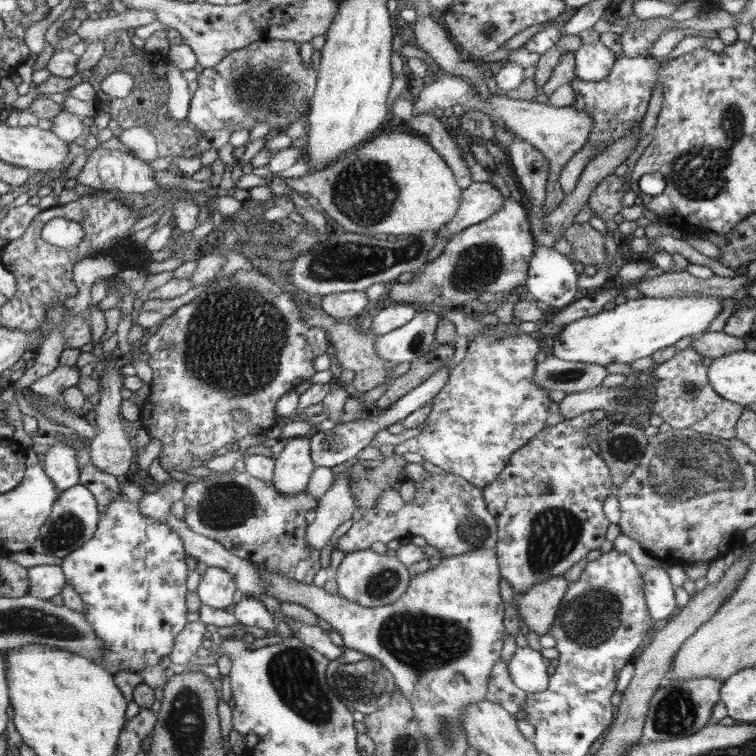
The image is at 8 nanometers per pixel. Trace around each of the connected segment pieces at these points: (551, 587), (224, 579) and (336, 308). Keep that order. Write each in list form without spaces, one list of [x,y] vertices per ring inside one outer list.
[[[554,576],[520,595],[517,606],[525,629],[540,636],[551,632],[553,625],[559,621],[562,598],[565,598],[569,583],[565,576]]]
[[[208,567],[195,591],[204,605],[225,610],[233,604],[234,594],[238,590],[229,572],[218,567]]]
[[[365,291],[329,294],[316,299],[316,302],[326,314],[338,321],[362,316],[371,307]]]

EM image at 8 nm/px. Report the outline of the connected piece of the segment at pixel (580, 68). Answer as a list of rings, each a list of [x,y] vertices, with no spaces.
[[[600,39],[594,44],[582,43],[573,53],[575,54],[575,76],[590,82],[604,80],[618,58],[615,52],[601,43]]]

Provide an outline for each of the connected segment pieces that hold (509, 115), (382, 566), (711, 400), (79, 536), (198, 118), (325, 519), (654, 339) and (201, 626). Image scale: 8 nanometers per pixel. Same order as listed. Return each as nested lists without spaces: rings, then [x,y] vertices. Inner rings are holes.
[[[505,94],[492,95],[489,100],[476,98],[471,102],[472,107],[484,111],[492,117],[492,122],[498,127],[503,127],[511,133],[521,136],[534,148],[537,148],[549,160],[549,173],[547,174],[546,196],[543,208],[549,213],[560,206],[565,197],[558,177],[565,164],[576,152],[580,151],[587,143],[592,133],[592,115],[578,110],[576,107],[550,106],[548,103],[538,101],[514,100]]]
[[[371,548],[349,552],[332,574],[337,582],[338,595],[365,608],[394,604],[406,592],[410,580],[409,567],[401,559],[396,555],[378,554]]]
[[[690,346],[676,352],[675,356],[654,370],[656,404],[652,413],[658,414],[664,423],[675,429],[692,429],[720,438],[734,438],[735,426],[745,408],[722,399],[708,383],[708,368],[703,357]]]
[[[79,482],[63,490],[53,504],[51,515],[40,527],[40,534],[31,551],[63,559],[94,536],[100,516],[96,497],[89,488]]]
[[[282,39],[257,40],[240,50],[229,52],[216,66],[213,66],[212,68],[204,68],[203,72],[197,76],[198,88],[193,94],[187,114],[187,120],[200,135],[206,134],[209,131],[220,130],[220,128],[228,128],[230,133],[240,130],[250,132],[250,130],[254,129],[254,126],[257,126],[258,123],[270,123],[270,129],[276,129],[278,132],[285,131],[298,118],[304,118],[304,116],[306,116],[306,112],[309,110],[313,96],[315,96],[315,90],[317,90],[318,78],[318,73],[314,70],[312,63],[306,65],[302,61],[302,58],[300,57],[300,44],[297,42]]]
[[[348,472],[334,476],[331,489],[318,500],[315,519],[309,523],[306,542],[316,550],[322,550],[331,542],[334,532],[352,518],[357,505],[354,502]]]
[[[642,296],[638,299],[627,299],[611,310],[602,310],[578,322],[565,324],[561,334],[554,338],[552,352],[555,358],[567,362],[593,363],[602,367],[612,363],[632,364],[642,358],[651,357],[658,350],[674,347],[676,342],[684,337],[692,338],[706,332],[710,323],[720,314],[723,299],[719,296],[685,296],[684,298]]]
[[[200,620],[186,624],[185,629],[180,634],[177,634],[171,654],[168,655],[172,665],[182,666],[192,660],[196,650],[202,646],[205,631],[206,624]]]

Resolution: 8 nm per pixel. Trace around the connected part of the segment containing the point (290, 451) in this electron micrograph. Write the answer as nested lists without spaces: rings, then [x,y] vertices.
[[[309,436],[294,437],[284,440],[284,442],[284,449],[280,456],[275,458],[274,478],[272,478],[272,482],[277,487],[277,491],[285,494],[285,496],[297,496],[297,494],[307,490],[308,483],[317,464],[313,462]]]

